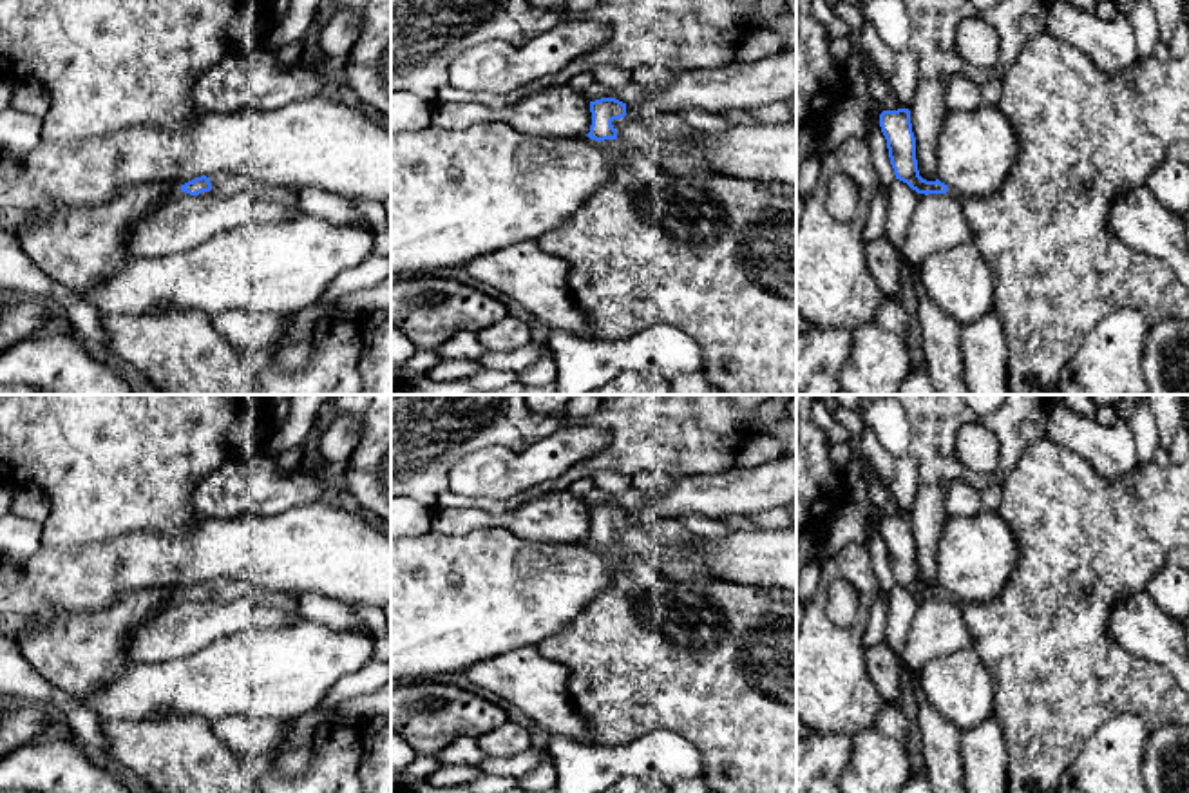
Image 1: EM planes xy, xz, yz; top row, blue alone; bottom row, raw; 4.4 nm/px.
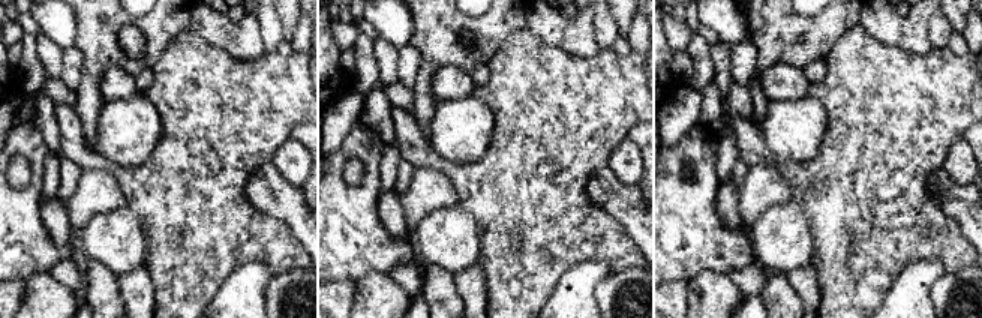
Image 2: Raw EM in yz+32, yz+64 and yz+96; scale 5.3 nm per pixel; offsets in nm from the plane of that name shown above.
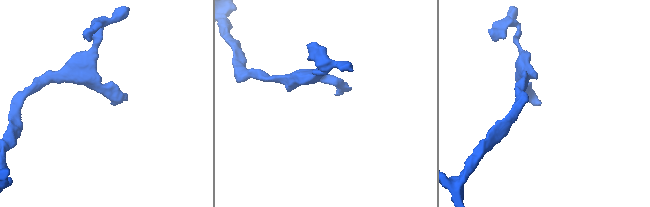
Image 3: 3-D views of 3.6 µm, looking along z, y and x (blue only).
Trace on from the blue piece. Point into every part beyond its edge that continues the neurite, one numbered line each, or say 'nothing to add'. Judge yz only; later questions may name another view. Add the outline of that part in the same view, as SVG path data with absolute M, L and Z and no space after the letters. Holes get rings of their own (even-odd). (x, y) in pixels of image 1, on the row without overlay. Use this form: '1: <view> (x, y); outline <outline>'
1: yz (1084, 542); outline M1048 435L1030 445L1006 482L1001 485L1001 503L995 509L1004 523L1012 529L1019 543L1019 565L1012 572L1003 592L986 603L961 603L952 594L946 596L956 603L965 617L972 635L972 648L983 659L995 690L994 719L999 722L1008 753L1008 793L1051 793L1055 791L1064 771L1073 764L1082 746L1109 719L1120 713L1133 713L1153 731L1167 724L1189 726L1189 697L1160 664L1137 657L1113 641L1109 621L1115 605L1129 594L1142 592L1147 581L1165 565L1167 554L1176 547L1189 547L1189 456L1182 463L1158 465L1155 460L1137 465L1118 480L1106 480L1082 456L1057 445Z

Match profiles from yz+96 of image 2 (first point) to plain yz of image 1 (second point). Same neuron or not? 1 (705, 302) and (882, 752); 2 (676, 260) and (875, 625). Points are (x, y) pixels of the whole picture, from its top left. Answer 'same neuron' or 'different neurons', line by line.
1: same neuron
2: different neurons

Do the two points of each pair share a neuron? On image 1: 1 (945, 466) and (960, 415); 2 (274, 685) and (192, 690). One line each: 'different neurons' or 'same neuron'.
1: same neuron
2: same neuron

